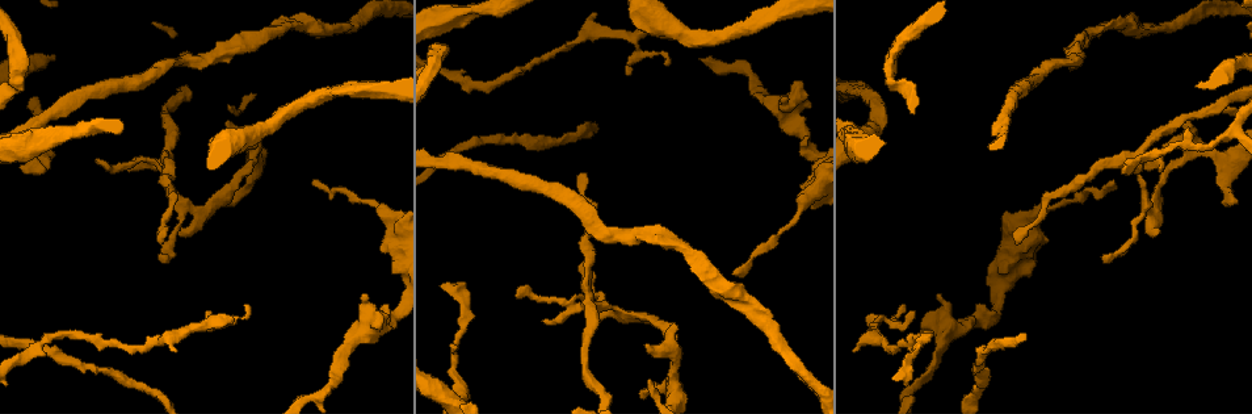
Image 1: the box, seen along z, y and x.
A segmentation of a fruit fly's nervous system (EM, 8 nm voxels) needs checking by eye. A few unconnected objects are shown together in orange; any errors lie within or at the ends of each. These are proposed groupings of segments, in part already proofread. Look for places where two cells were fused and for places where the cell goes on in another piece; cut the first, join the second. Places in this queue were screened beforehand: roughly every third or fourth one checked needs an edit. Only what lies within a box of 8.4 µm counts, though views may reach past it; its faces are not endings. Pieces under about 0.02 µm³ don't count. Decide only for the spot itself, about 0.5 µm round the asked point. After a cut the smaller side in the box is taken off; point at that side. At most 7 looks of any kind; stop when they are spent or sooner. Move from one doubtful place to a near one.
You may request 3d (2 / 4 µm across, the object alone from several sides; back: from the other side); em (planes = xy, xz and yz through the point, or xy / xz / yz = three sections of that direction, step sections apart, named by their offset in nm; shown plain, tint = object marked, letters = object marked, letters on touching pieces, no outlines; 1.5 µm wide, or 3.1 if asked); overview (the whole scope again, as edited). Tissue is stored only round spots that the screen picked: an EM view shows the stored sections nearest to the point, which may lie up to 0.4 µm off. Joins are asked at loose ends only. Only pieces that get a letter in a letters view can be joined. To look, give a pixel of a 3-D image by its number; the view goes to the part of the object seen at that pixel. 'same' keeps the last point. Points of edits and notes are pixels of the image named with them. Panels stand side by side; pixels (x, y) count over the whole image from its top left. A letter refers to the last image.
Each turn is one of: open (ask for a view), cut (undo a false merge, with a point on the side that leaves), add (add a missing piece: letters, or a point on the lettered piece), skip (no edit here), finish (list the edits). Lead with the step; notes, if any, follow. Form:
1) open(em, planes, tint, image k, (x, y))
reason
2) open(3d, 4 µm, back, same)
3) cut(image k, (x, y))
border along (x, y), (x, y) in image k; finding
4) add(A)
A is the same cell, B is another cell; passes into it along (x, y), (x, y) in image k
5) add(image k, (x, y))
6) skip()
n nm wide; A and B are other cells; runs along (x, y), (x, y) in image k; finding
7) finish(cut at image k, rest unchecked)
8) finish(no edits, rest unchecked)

open(em, planes, plain, image 1, (231, 321))
an open end

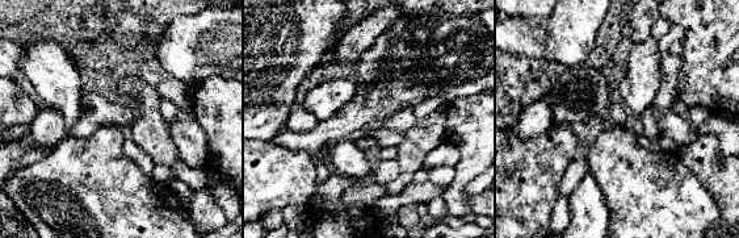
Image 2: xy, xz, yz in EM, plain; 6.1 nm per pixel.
open(em, planes, letters, same)

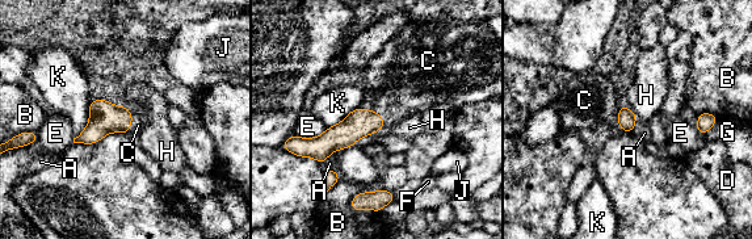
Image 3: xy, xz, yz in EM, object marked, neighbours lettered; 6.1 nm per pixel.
add(C)
K touches over 260 nm; C is the same cell, A, B, D, E, F, G, H, J and K are other cells; it goes on there

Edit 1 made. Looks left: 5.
open(3d, 4 µm, image 1, (948, 332))
calibre changes

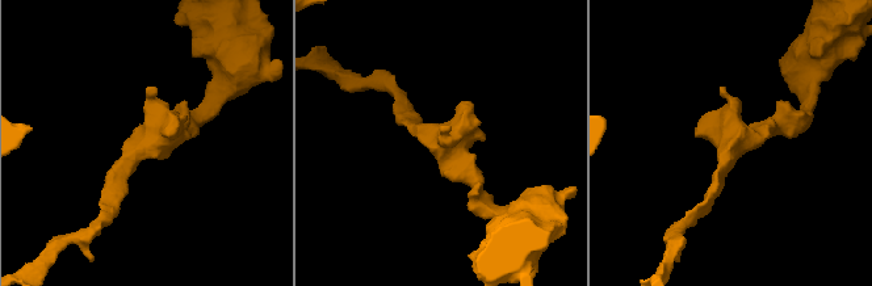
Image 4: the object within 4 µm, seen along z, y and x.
open(em, planes, plain, image 4, (742, 137))
now the EM

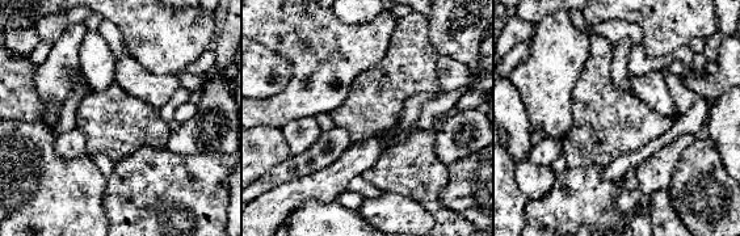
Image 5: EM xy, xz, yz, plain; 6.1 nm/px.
open(em, planes, letters, same)
see the neighbours

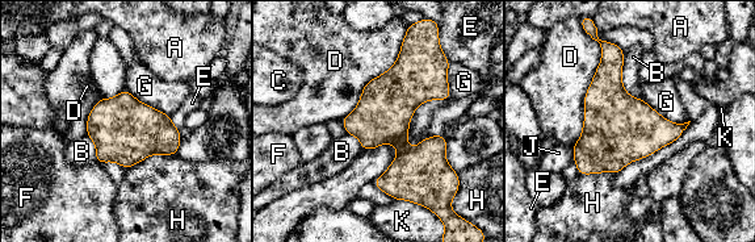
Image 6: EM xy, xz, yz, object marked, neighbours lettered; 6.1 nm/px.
skip()
A, B, C, D, E, F, G, H, J and K are other cells; runs along (406, 53), (399, 142), (412, 197) in image 6; one cell here

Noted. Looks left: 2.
open(em, xy, step 4, letters, image 1, (581, 175))
long arm stops here

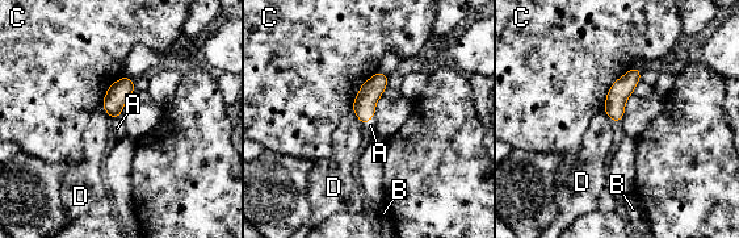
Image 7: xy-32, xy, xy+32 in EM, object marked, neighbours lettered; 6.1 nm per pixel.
open(em, planes, letters, same)
cut it another way

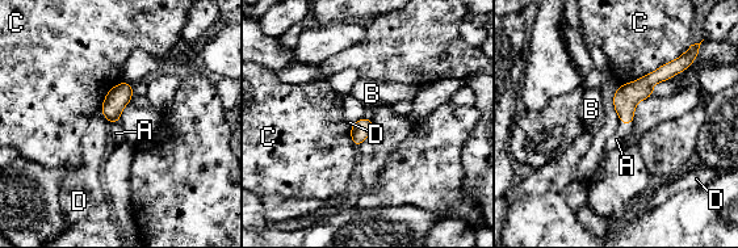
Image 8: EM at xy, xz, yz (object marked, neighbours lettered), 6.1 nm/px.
add(A)
120 nm wide; A is the same cell, B, C and D are other cells; passes into it along (627, 96), (624, 122), (616, 139) in image 8; the cell continues

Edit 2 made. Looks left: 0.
finish(add at image 3, add at image 8, rest unchecked)

